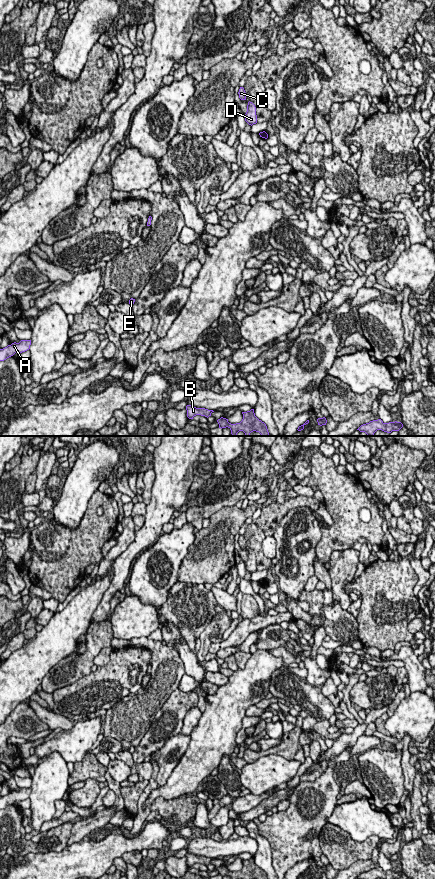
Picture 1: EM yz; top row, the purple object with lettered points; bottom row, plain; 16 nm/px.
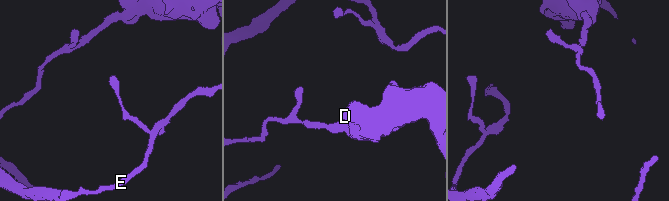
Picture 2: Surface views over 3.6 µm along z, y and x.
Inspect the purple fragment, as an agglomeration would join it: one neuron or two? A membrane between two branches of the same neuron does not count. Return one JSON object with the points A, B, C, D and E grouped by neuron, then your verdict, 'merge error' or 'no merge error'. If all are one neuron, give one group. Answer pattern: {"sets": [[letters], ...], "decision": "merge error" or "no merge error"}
{"sets": [["A", "E"], ["B", "C", "D"]], "decision": "merge error"}

